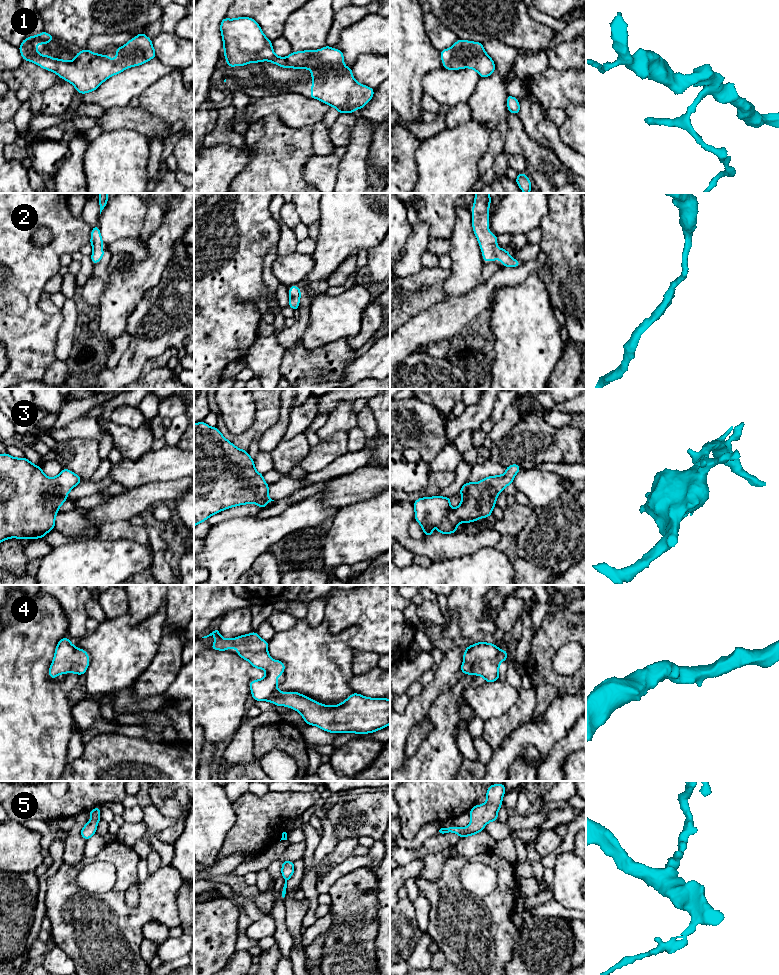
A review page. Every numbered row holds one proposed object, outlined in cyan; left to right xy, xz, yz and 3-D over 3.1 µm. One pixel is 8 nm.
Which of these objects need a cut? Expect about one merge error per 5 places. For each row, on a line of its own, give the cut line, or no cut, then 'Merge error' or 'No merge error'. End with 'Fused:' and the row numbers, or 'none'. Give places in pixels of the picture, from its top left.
1: No split. No merge error
2: No split. No merge error
3: No split. No merge error
4: No split. No merge error
5: No split. No merge error
Fused: none

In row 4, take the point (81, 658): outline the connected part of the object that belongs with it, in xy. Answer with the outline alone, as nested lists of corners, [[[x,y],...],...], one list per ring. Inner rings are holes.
[[[67,637],[57,644],[53,661],[49,668],[49,677],[55,679],[60,674],[74,673],[82,675],[89,666],[89,655],[83,649],[74,646]]]

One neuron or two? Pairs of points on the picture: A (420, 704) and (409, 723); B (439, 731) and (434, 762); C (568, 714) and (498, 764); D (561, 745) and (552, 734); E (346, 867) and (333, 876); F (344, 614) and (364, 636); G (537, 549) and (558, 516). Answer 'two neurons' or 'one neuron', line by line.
A: one neuron
B: one neuron
C: one neuron
D: two neurons
E: one neuron
F: one neuron
G: one neuron

